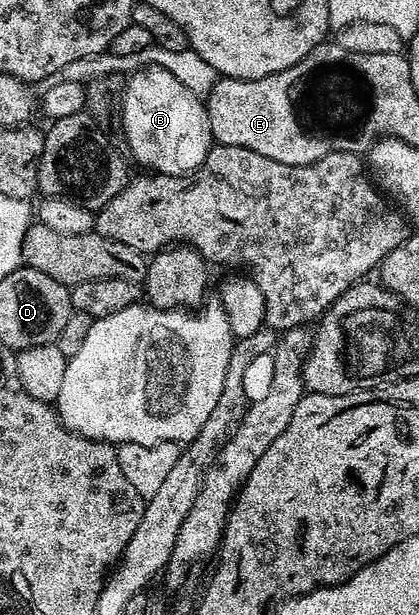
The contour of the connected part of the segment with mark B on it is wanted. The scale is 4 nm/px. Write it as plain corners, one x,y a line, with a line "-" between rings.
145,67
127,80
122,94
122,127
125,143
146,170
162,175
187,175
206,160
214,144
202,98
191,93
162,67

